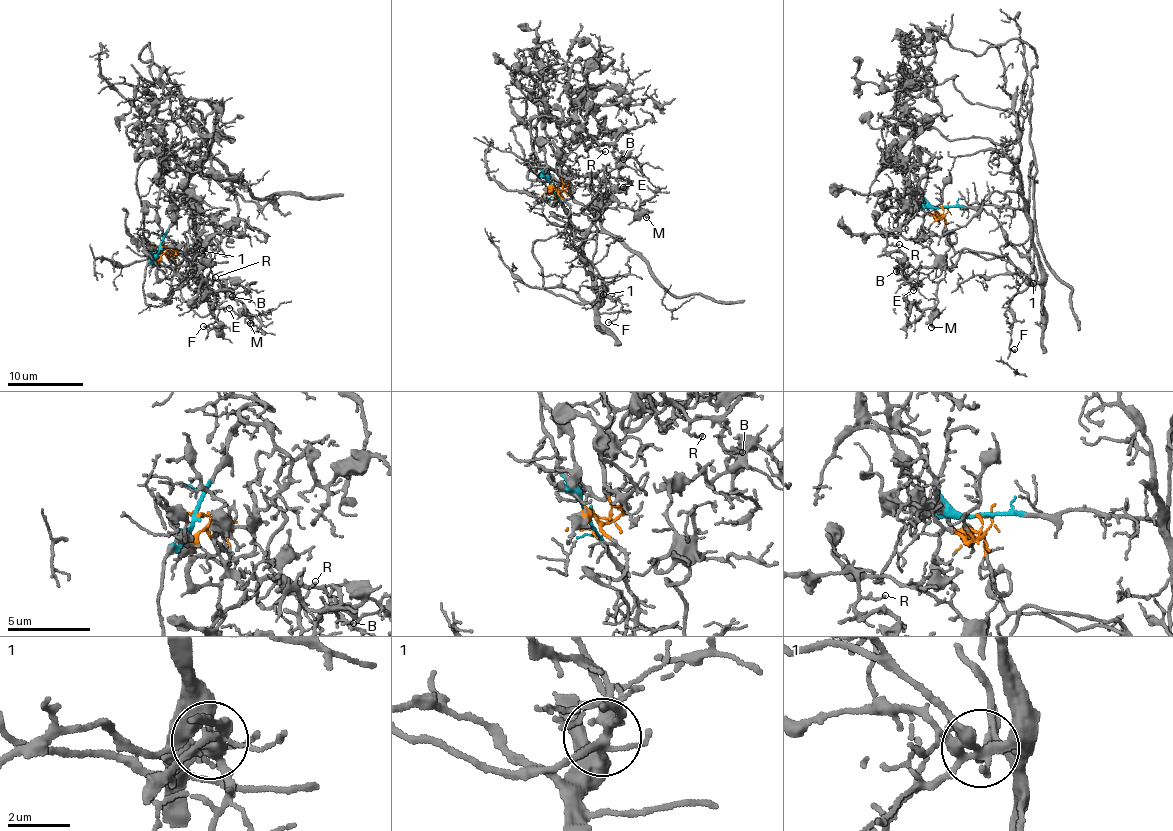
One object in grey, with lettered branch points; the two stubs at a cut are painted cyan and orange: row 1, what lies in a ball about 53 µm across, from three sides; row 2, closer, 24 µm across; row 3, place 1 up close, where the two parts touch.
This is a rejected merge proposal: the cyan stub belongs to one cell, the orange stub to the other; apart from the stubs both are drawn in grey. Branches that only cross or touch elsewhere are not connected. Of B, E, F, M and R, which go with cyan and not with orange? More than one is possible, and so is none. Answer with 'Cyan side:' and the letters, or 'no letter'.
Cyan side: F

